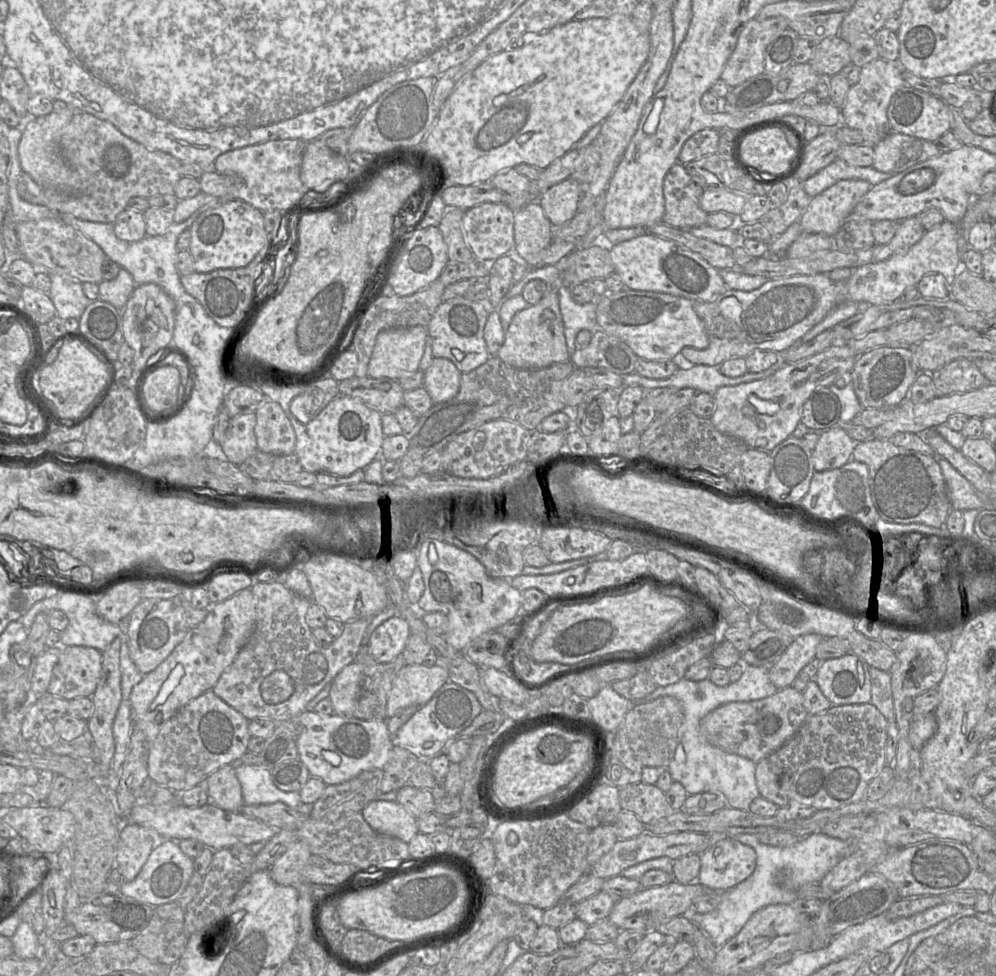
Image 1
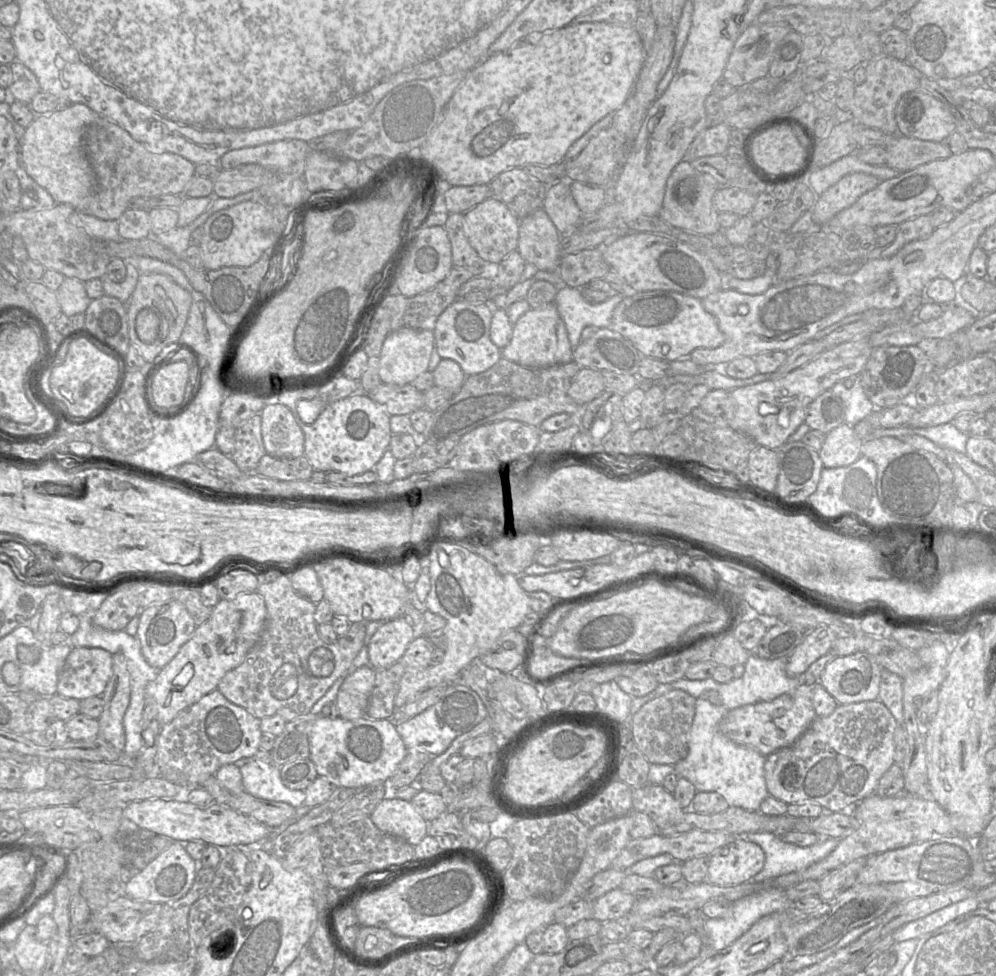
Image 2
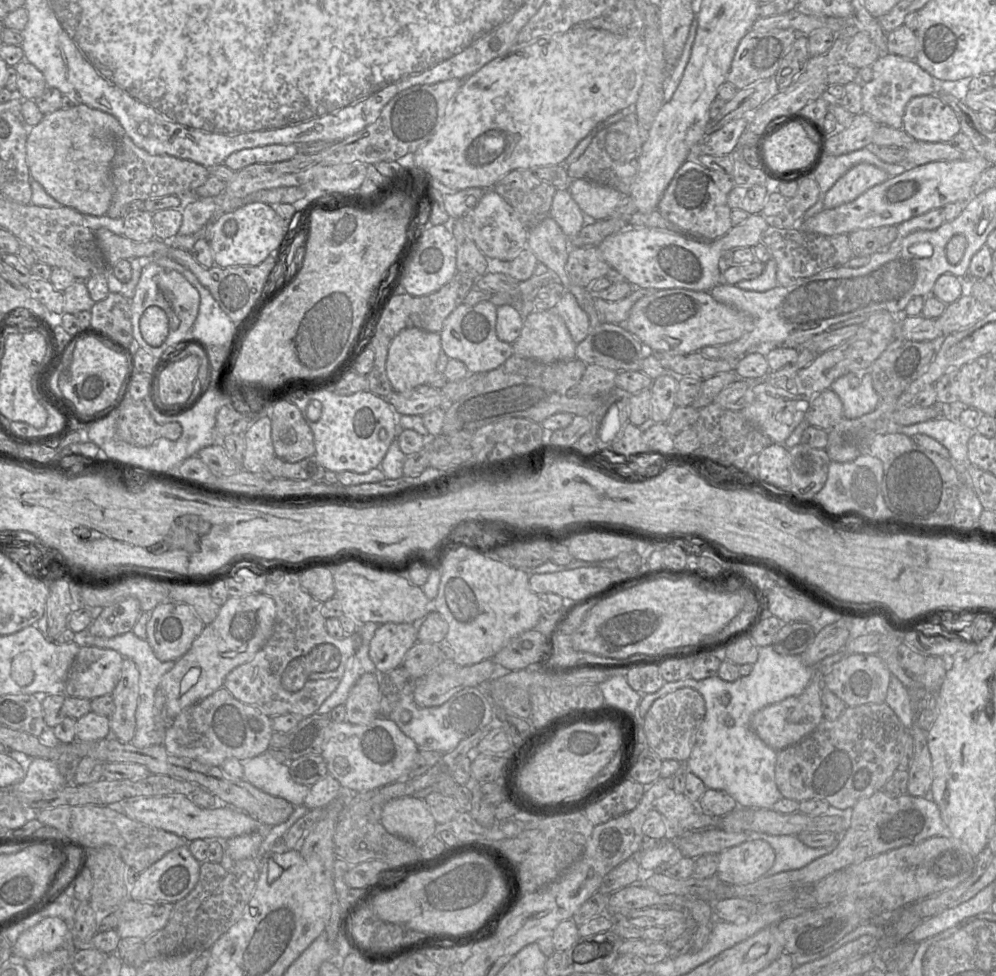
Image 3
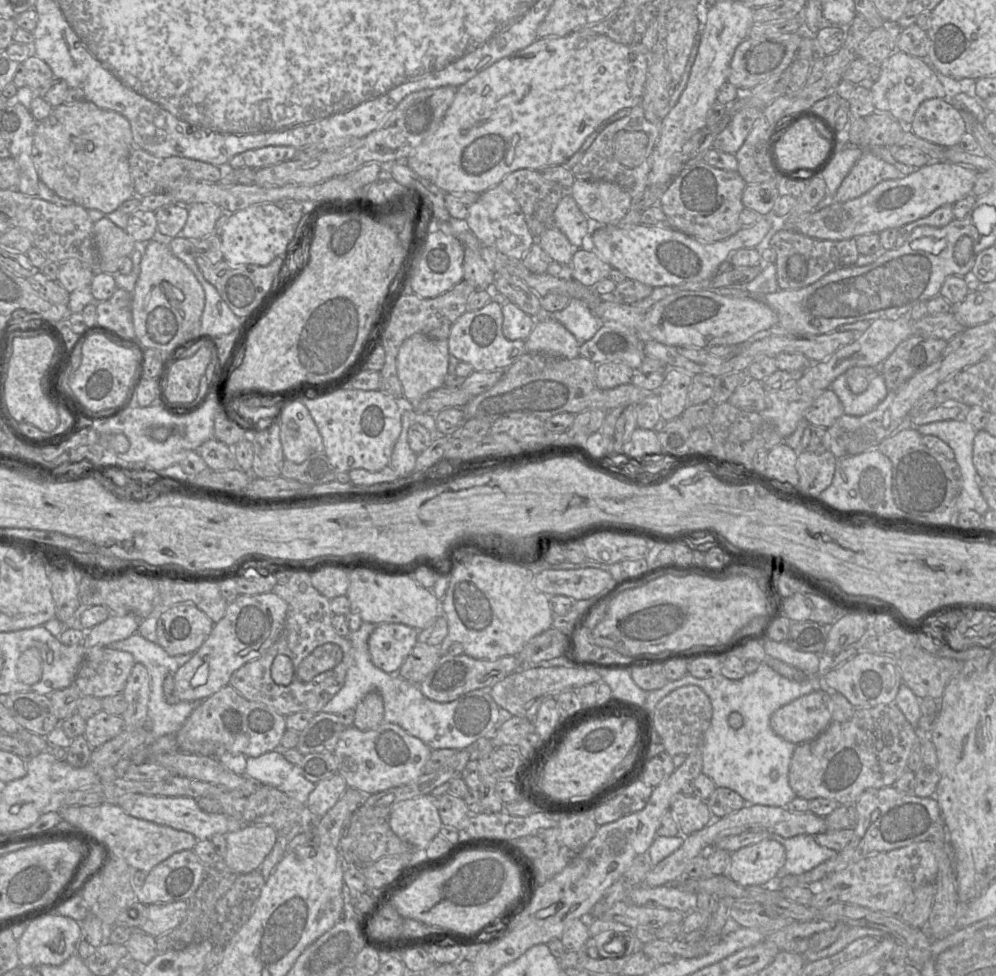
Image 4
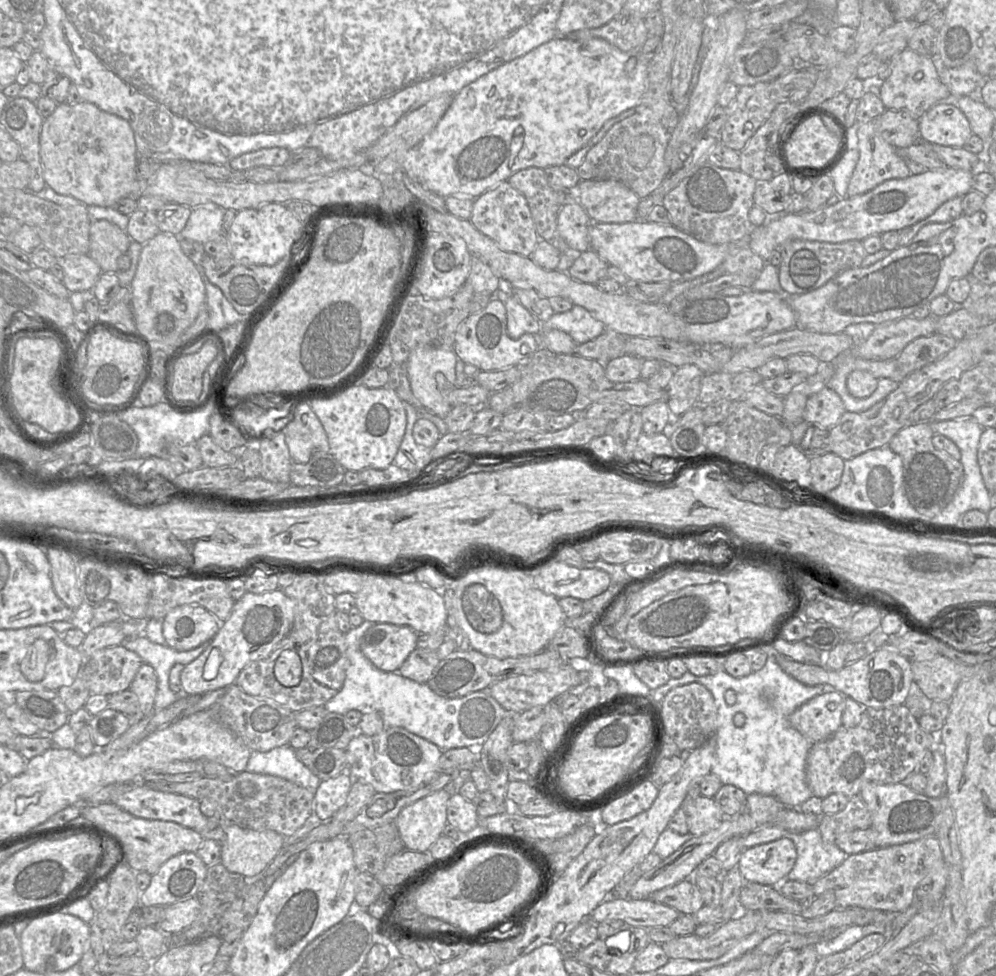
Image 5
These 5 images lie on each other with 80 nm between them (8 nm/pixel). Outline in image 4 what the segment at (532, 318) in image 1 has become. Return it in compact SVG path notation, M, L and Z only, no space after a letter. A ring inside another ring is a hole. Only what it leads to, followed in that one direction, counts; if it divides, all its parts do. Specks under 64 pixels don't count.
M536 319L533 330L525 340L526 351L573 359L579 356L580 344L560 322Z

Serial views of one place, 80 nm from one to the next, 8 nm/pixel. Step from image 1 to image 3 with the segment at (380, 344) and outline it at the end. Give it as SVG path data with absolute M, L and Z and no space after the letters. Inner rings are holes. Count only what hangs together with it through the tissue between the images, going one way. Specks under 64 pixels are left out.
M416 327L400 331L392 340L386 360L386 372L395 392L404 393L425 385L437 372L437 364L442 351L440 333Z

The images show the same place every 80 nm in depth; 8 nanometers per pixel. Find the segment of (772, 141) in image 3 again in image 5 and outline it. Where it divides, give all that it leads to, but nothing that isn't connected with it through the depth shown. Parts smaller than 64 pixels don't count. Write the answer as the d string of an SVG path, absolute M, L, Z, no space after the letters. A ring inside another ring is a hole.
M818 116L810 117L797 125L781 148L785 165L789 168L823 166L835 154L838 147L837 136L827 127L831 125L828 118L821 119Z

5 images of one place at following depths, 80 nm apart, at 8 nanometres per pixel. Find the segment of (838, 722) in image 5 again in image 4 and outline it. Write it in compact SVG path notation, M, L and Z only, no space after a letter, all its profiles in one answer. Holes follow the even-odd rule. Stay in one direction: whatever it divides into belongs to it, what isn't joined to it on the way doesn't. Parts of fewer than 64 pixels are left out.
M817 690L776 710L770 725L773 731L795 745L815 739L832 723L830 694Z

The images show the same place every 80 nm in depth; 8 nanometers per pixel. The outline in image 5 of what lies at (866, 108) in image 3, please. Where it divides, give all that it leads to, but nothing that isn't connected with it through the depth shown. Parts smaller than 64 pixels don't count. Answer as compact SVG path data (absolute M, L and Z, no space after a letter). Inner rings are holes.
M911 49L895 54L889 61L890 76L884 80L879 89L879 98L886 109L906 111L919 118L925 111L942 99L949 97L949 89L940 81L932 58Z

